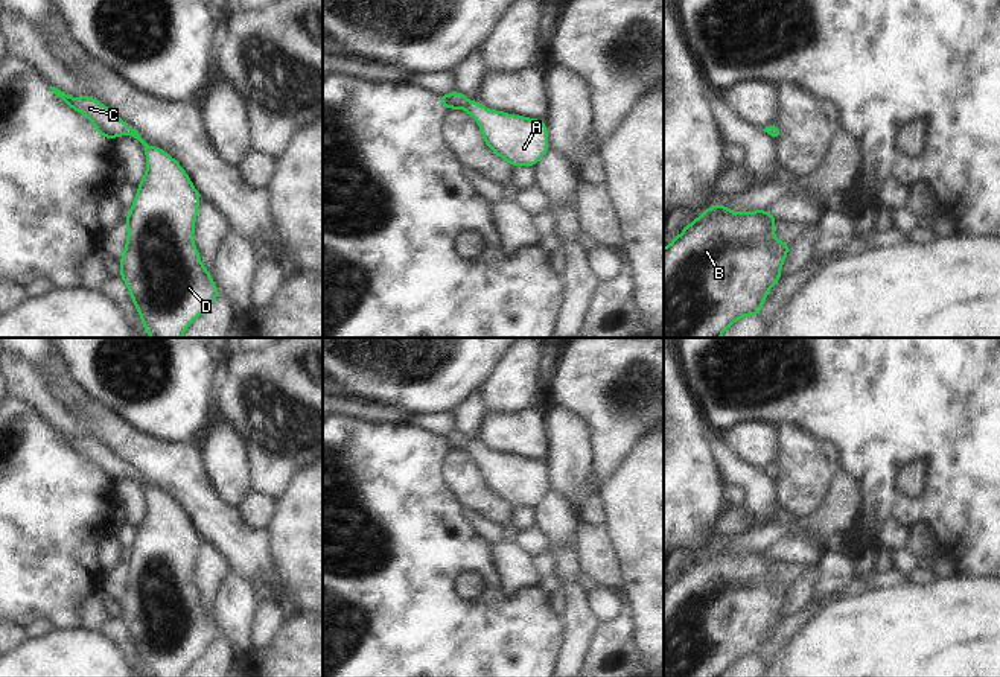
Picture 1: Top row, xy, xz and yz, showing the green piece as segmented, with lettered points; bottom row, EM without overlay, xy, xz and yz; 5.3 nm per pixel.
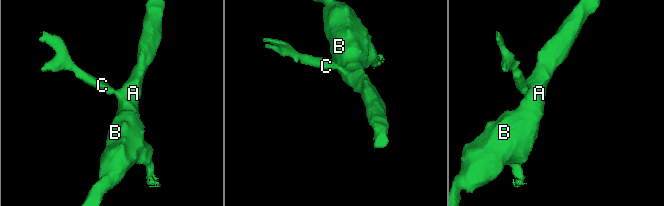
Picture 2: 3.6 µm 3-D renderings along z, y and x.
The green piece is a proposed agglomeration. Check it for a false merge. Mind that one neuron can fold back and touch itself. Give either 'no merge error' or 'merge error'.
no merge error

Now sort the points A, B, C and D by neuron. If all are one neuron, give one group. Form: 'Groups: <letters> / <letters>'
Groups: A B C D.

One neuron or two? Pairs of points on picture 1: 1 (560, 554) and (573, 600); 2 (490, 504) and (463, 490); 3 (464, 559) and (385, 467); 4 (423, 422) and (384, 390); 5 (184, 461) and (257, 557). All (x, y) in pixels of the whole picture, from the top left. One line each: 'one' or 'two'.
1: one
2: one
3: one
4: two
5: one

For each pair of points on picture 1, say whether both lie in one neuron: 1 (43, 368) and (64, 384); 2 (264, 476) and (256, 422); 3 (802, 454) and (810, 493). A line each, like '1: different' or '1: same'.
1: different
2: same
3: same

